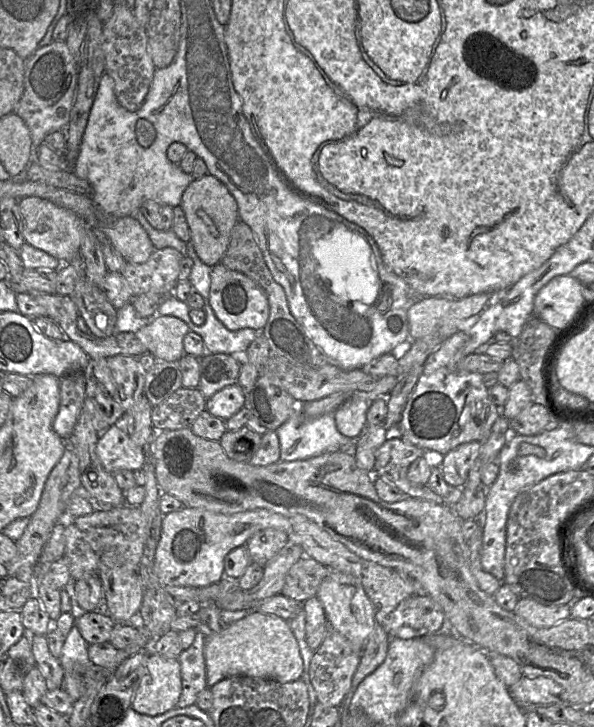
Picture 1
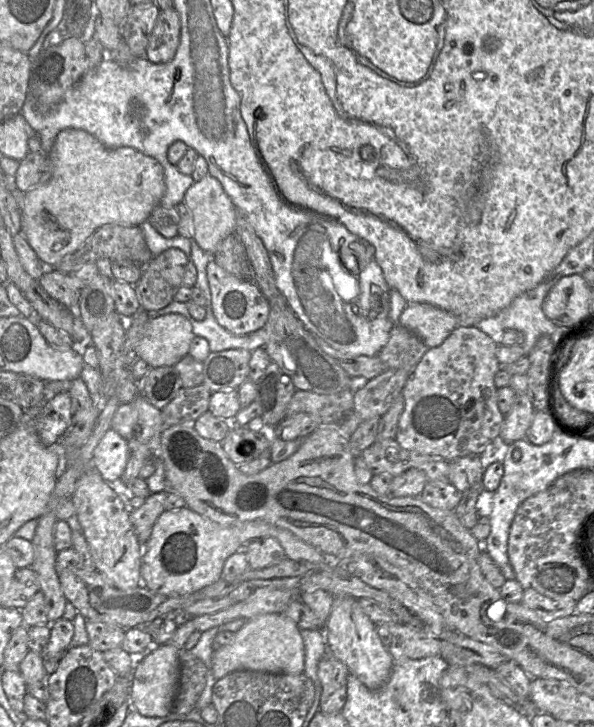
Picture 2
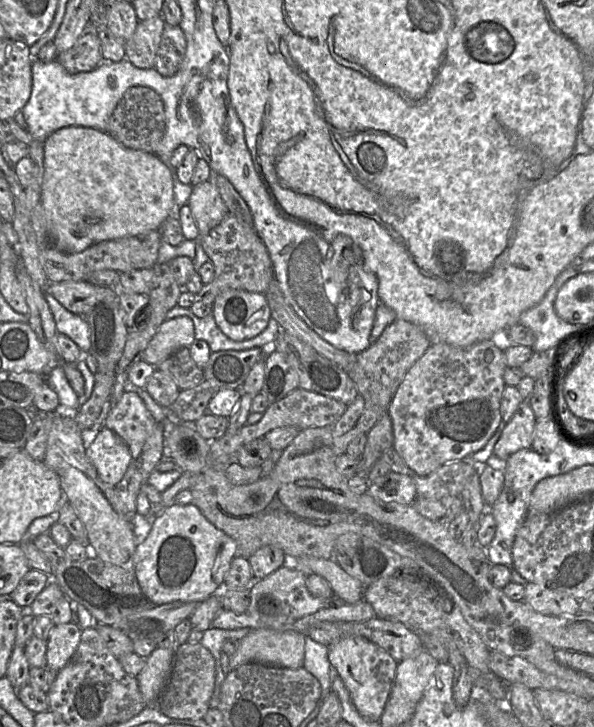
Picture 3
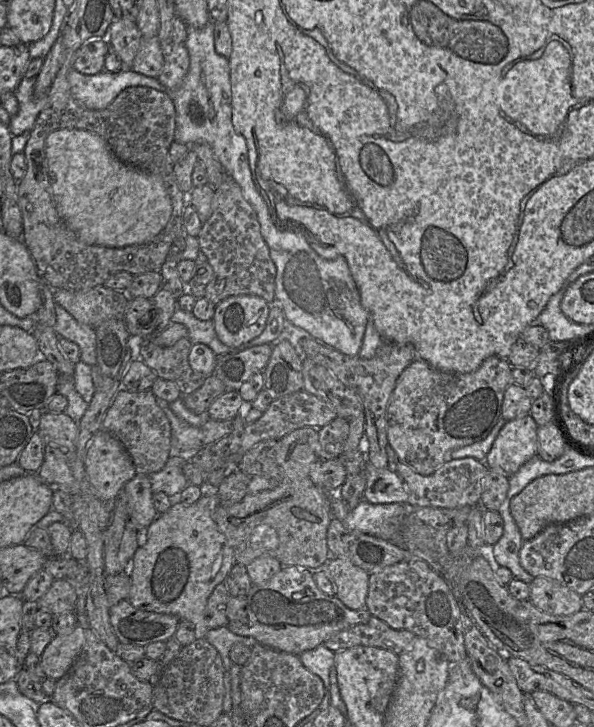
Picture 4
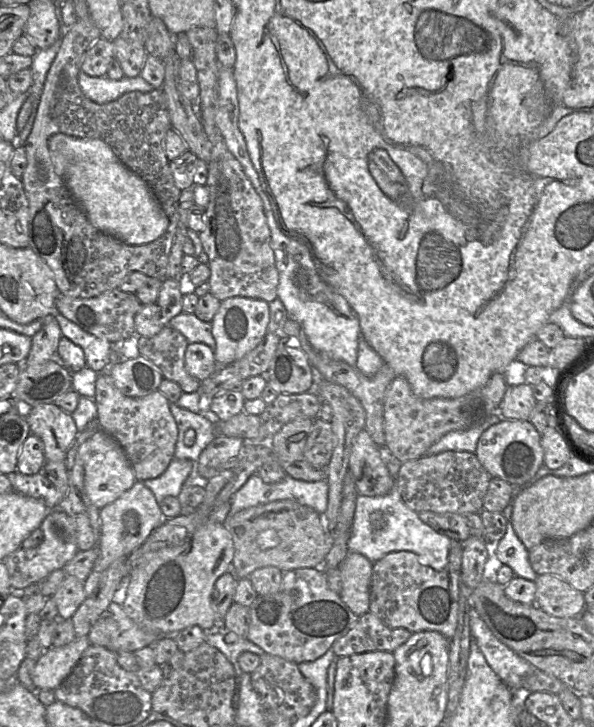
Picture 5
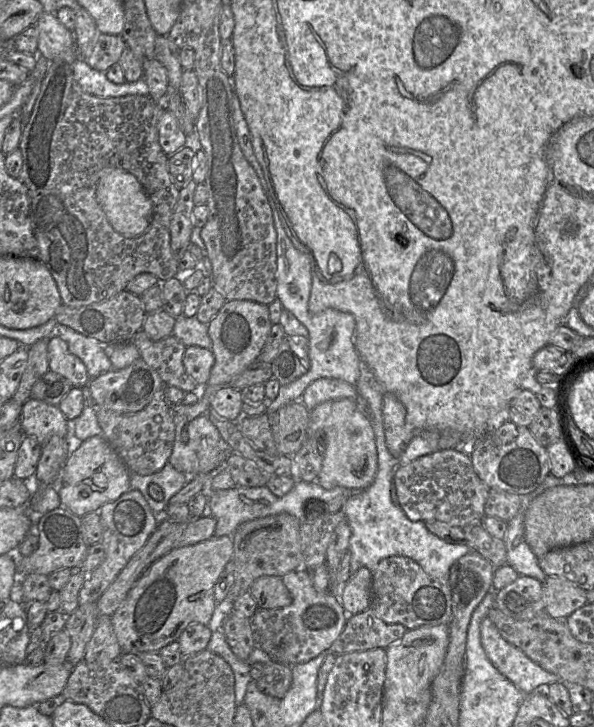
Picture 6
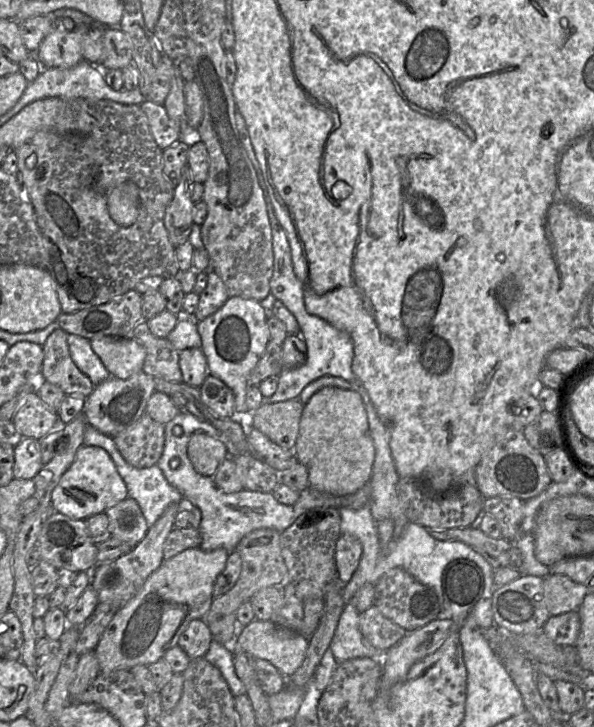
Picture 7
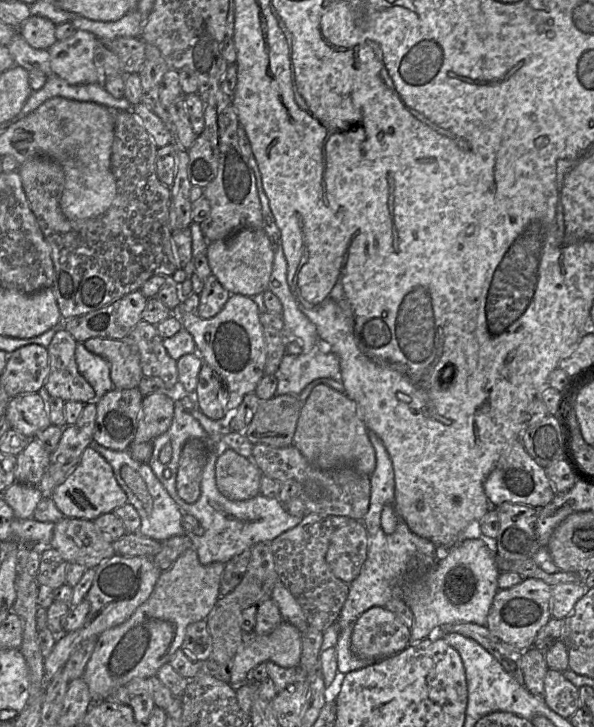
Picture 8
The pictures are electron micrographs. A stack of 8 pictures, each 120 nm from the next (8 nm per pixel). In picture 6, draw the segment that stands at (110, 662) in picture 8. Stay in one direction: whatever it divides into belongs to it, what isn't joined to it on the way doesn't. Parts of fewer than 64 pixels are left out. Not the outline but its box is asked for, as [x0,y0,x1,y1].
[111,536,234,654]

